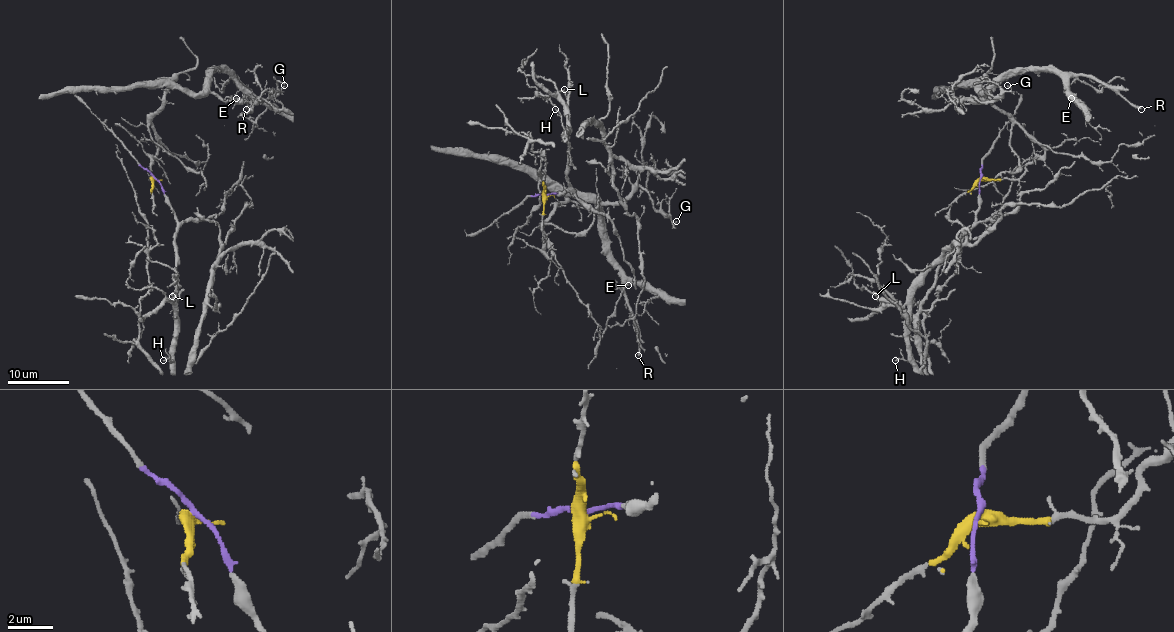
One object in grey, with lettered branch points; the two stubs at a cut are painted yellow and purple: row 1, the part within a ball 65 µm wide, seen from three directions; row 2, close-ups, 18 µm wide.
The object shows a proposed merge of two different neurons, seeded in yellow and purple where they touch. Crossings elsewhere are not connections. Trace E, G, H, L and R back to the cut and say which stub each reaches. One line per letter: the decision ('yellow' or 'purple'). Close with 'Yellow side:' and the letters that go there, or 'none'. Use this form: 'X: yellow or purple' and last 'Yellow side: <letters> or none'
E: yellow
G: yellow
H: purple
L: purple
R: yellow
Yellow side: E, G, R

